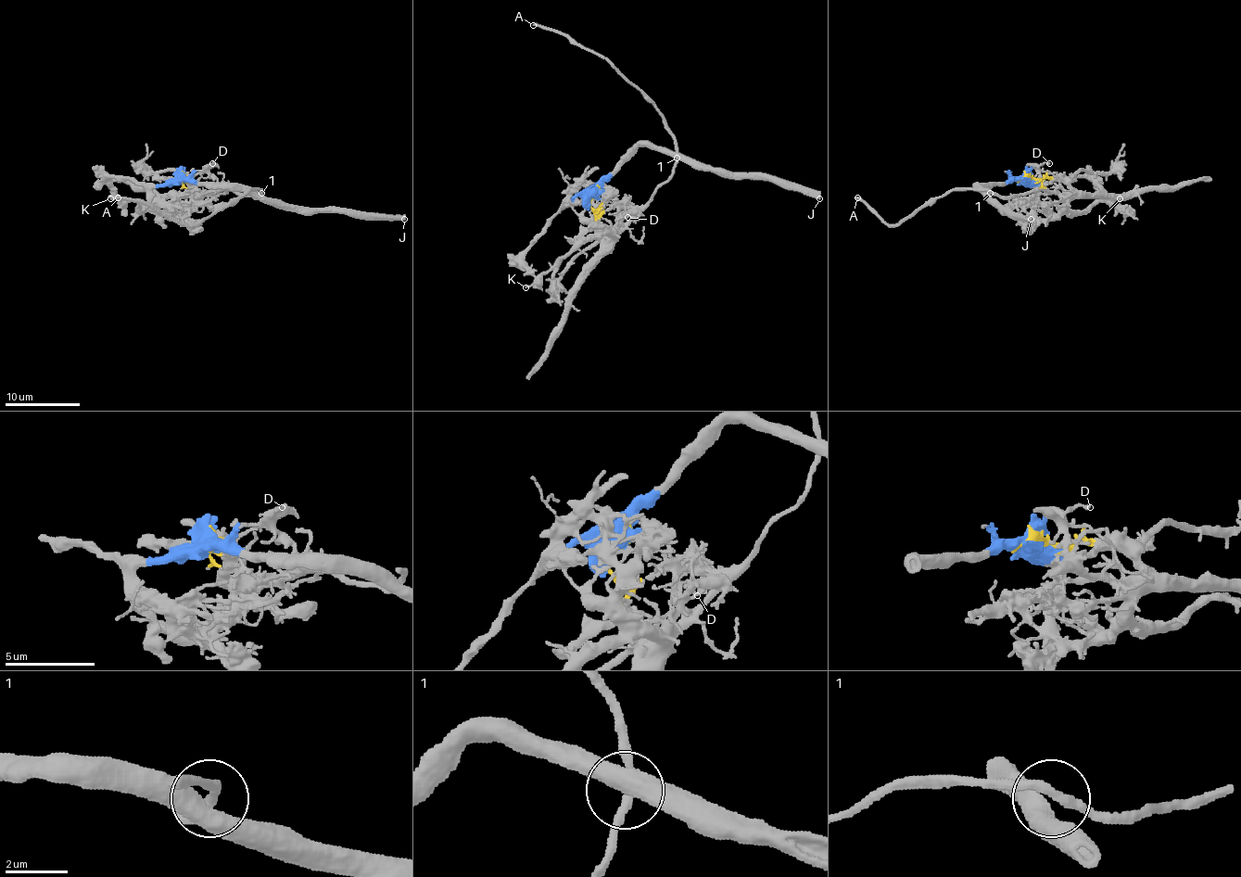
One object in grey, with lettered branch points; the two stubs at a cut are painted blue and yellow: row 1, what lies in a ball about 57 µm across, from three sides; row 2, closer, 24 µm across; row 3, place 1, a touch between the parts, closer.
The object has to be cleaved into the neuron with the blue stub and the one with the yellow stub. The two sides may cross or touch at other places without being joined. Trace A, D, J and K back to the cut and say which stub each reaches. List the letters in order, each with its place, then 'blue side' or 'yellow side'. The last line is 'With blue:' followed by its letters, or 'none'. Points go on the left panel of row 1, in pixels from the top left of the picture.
A: place (118, 197); yellow side
D: place (212, 163); yellow side
J: place (404, 219); blue side
K: place (110, 198); yellow side
With blue: J

